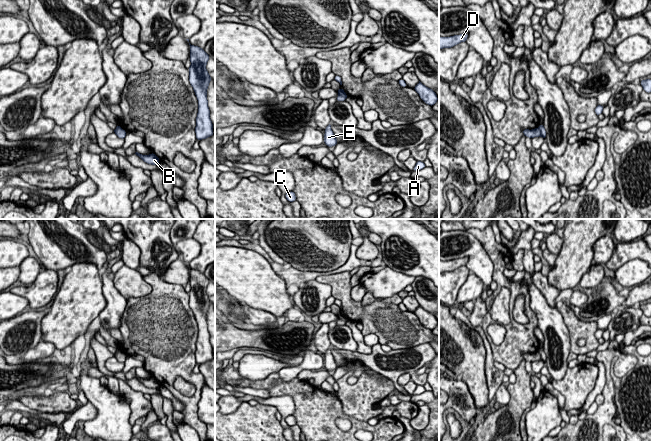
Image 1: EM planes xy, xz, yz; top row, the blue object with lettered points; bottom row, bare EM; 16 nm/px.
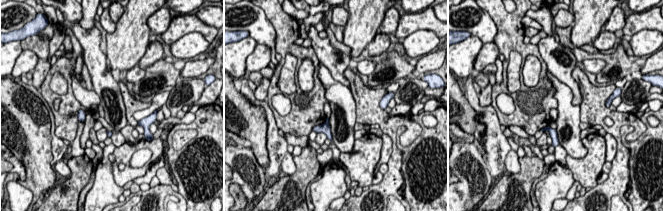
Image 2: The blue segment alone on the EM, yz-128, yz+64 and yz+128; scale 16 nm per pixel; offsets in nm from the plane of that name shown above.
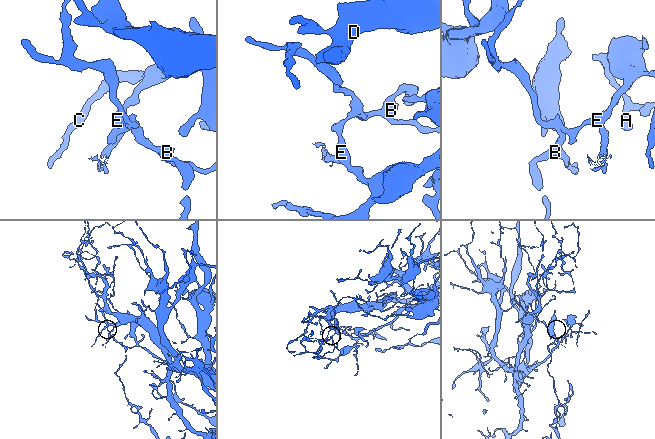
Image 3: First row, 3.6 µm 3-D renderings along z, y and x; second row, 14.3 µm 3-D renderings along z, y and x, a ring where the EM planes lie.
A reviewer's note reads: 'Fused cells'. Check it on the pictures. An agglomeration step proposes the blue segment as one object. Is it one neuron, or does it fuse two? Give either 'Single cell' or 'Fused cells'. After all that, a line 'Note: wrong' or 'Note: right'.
Fused cells
Note: right

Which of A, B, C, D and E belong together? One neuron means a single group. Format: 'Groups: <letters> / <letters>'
Groups: A C E / B D

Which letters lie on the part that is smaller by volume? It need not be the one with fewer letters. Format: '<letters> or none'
A, C, E

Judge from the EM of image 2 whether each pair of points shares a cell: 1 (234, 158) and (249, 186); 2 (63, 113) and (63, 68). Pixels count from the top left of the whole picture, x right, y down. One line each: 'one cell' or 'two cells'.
1: one cell
2: one cell

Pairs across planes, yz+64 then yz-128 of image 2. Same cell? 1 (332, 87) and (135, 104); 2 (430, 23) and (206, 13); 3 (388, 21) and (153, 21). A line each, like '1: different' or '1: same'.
1: different
2: different
3: same

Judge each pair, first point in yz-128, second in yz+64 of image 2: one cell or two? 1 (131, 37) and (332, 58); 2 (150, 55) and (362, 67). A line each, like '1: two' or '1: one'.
1: two
2: two

